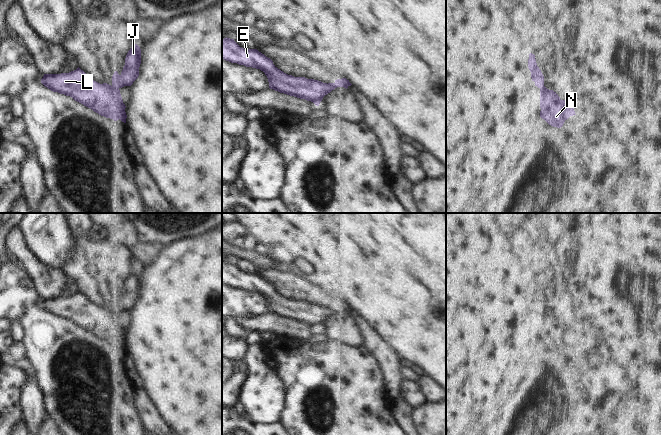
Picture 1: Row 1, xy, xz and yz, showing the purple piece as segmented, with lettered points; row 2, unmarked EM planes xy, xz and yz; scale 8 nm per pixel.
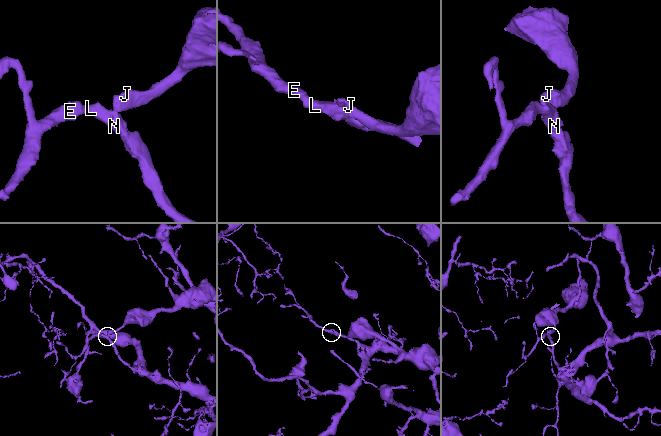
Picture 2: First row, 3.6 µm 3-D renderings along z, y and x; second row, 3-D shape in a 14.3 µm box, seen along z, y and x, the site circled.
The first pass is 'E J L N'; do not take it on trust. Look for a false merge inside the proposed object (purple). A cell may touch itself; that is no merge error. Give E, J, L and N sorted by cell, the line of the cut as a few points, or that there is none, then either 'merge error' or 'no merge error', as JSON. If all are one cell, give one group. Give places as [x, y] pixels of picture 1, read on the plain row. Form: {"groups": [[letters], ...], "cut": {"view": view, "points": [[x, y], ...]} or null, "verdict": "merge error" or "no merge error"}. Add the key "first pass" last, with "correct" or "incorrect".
{"groups": [["E", "L", "N"], ["J"]], "cut": {"view": "xy", "points": [[112, 309], [118, 312]]}, "verdict": "merge error", "first pass": "incorrect"}

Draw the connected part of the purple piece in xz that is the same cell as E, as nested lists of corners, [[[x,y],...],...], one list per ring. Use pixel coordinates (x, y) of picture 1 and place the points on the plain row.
[[[227,261],[222,263],[222,283],[260,293],[267,300],[270,313],[311,325],[316,330],[319,330],[325,319],[337,312],[334,307],[327,308],[314,303],[288,299],[257,273],[244,273],[234,263]]]

